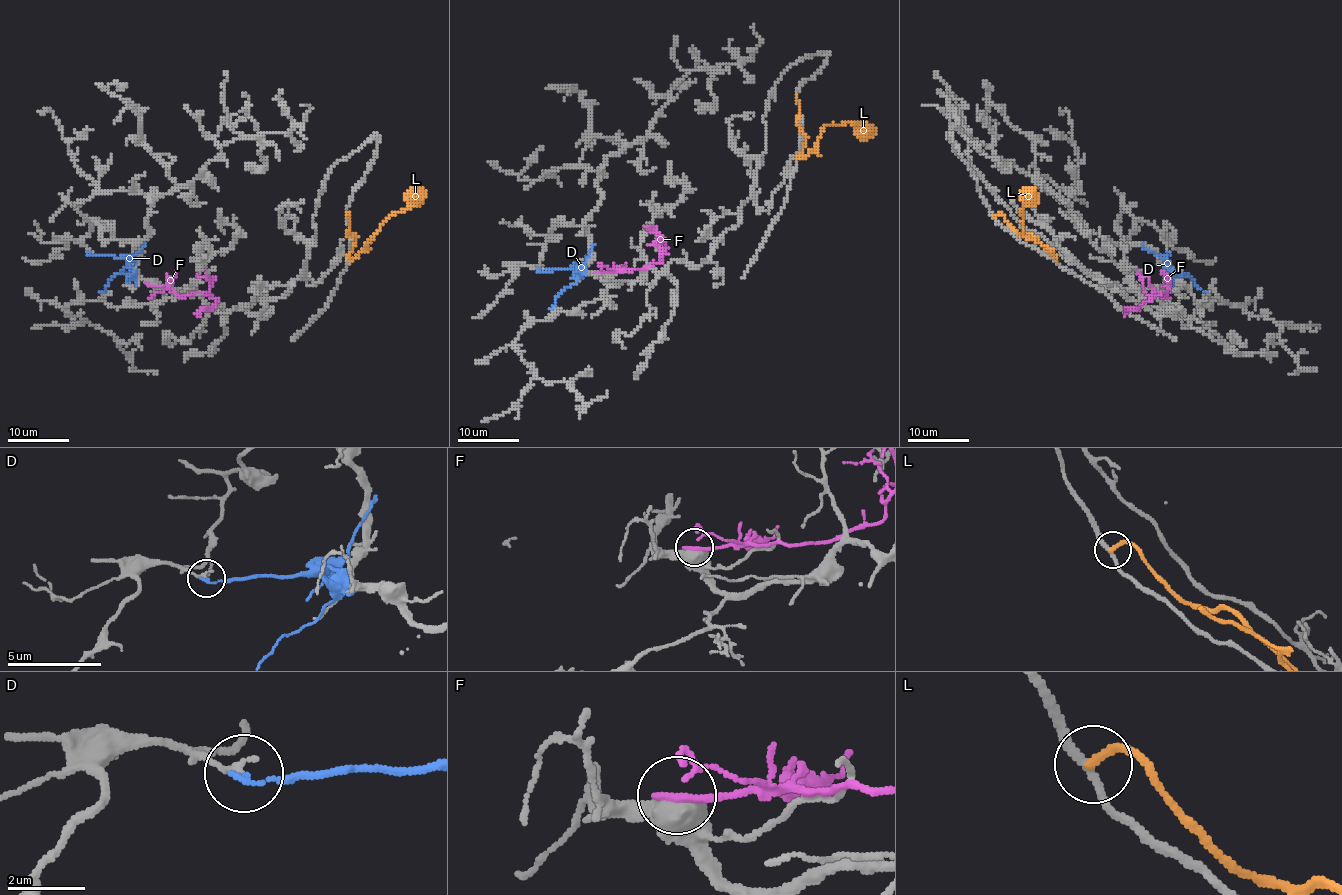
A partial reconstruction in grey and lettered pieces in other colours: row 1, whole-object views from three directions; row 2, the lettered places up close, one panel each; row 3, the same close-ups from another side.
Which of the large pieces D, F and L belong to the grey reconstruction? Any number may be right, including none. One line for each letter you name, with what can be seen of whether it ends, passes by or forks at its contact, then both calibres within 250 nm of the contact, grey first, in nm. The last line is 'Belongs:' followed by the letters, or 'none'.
Belongs: none

